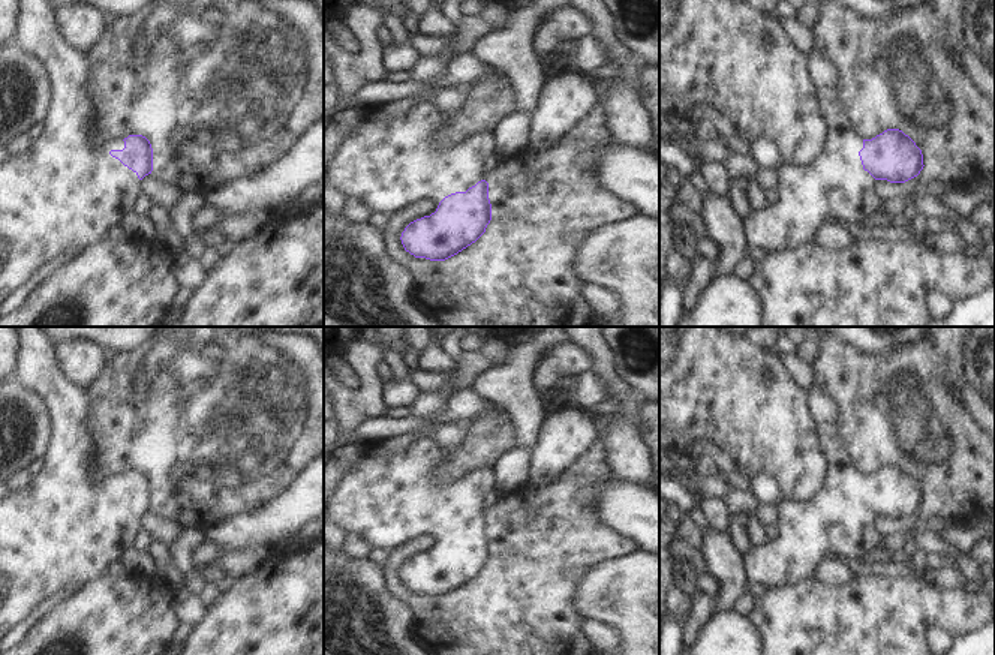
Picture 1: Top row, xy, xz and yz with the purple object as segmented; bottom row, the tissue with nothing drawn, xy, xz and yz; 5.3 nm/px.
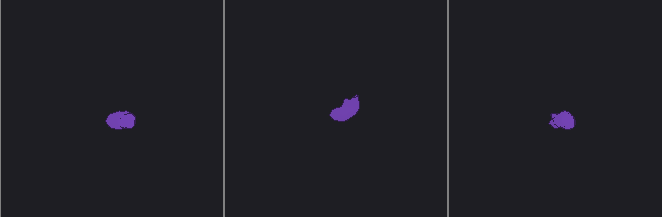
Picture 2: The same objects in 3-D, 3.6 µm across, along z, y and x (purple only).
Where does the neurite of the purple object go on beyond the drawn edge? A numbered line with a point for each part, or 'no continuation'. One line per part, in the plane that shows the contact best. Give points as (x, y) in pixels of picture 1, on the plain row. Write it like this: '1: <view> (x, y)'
1: xy (65, 528)

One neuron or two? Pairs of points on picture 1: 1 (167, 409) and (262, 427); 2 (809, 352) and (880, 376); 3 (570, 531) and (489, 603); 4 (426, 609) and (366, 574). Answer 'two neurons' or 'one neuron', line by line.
1: one neuron
2: two neurons
3: one neuron
4: two neurons

